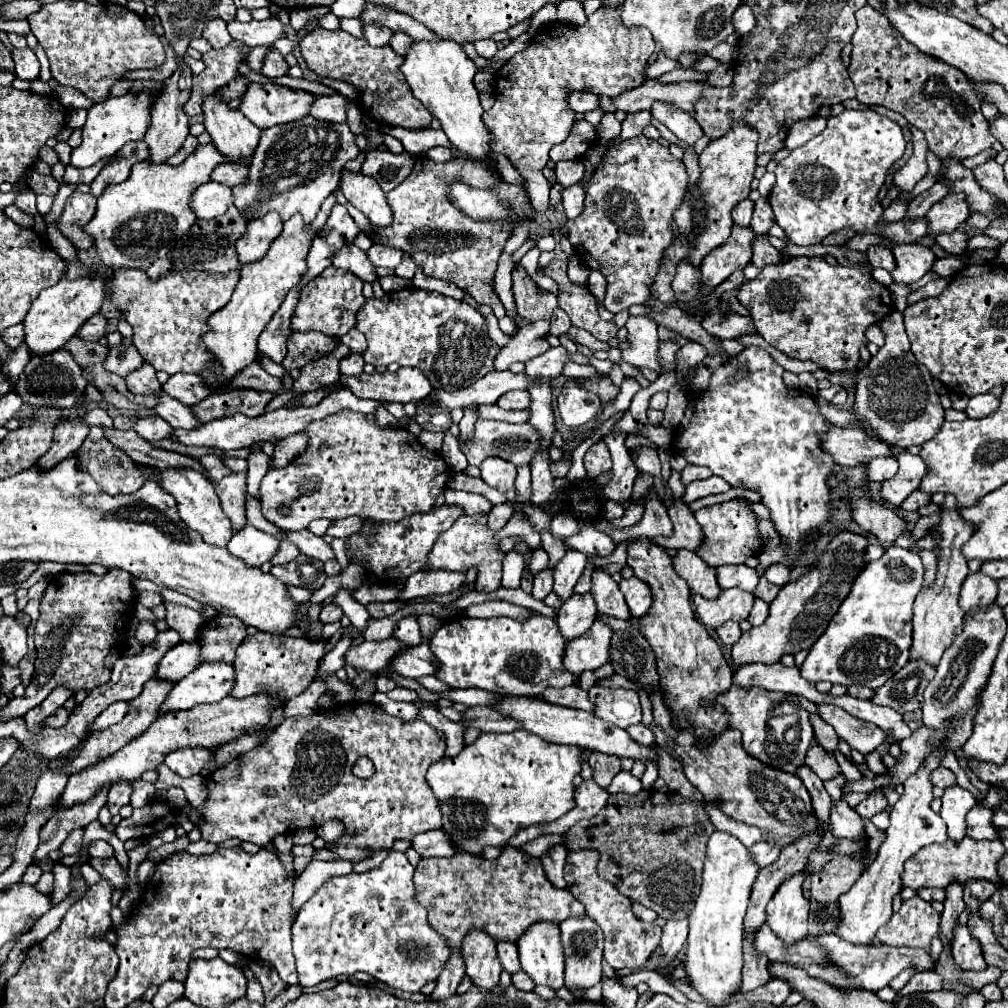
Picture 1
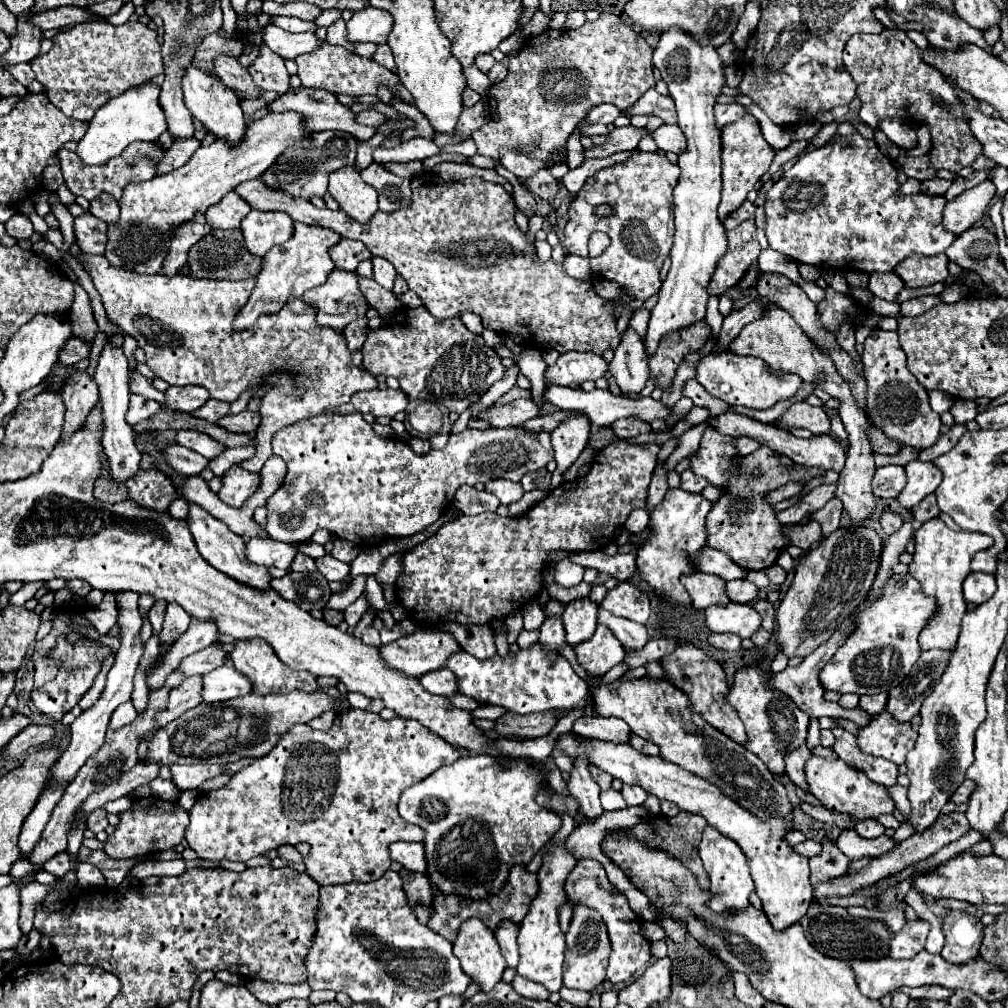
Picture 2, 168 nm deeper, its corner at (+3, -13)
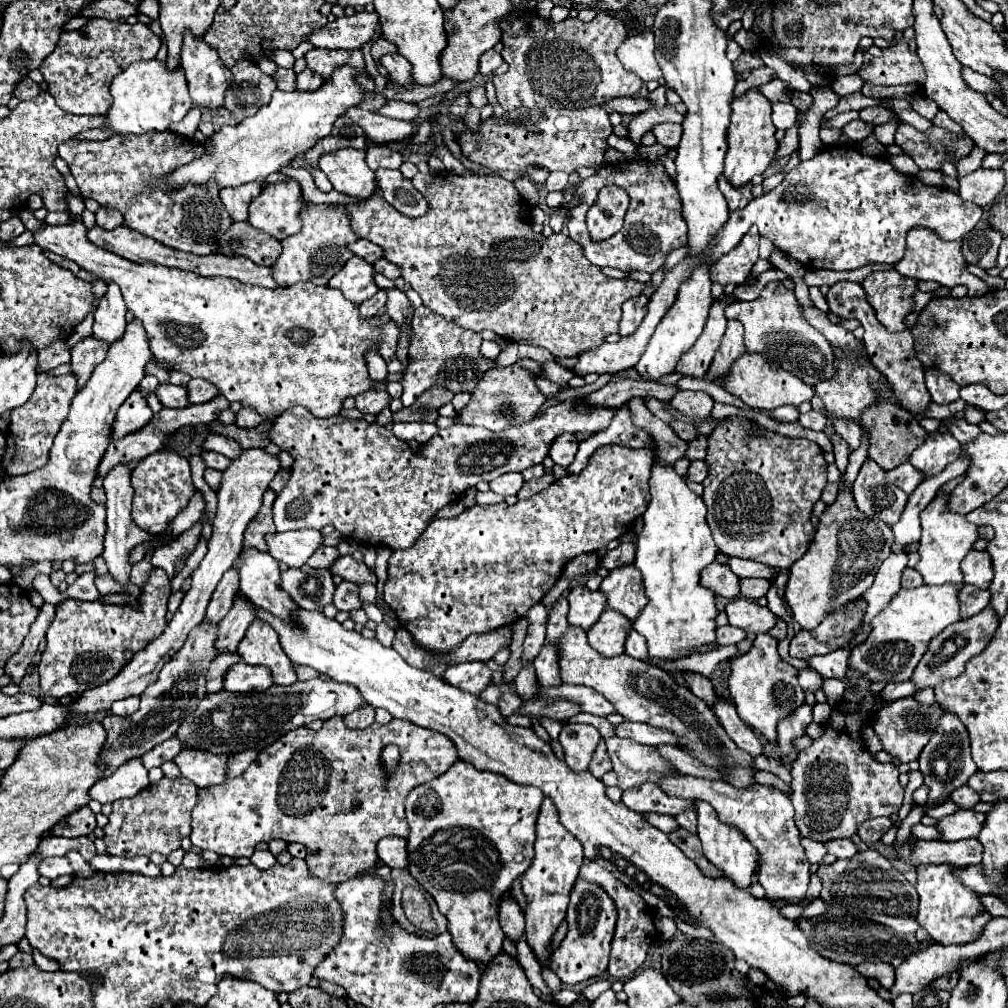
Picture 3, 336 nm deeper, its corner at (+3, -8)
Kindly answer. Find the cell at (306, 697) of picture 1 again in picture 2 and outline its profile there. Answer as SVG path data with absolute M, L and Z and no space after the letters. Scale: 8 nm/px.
M195 764L195 766L179 766L171 768L173 782L179 790L195 790L201 782L215 778L221 774L219 766L213 764Z

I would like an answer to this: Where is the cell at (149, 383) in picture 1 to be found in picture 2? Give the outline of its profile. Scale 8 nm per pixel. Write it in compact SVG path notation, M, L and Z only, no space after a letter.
M131 394L131 406L127 410L125 420L129 426L135 426L143 420L149 420L159 408L161 408L161 404L155 404L155 402L151 402L139 394Z

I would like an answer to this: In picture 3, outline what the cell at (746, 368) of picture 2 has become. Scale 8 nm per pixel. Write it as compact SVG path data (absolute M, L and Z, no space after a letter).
M745 353L741 355L725 375L713 379L719 387L723 387L725 391L729 391L731 395L739 397L745 405L749 407L759 407L759 409L773 409L773 407L781 407L785 403L793 403L799 405L803 401L811 401L811 397L815 395L815 389L805 385L795 373L781 369L777 363L769 363L767 359L763 359L761 353Z

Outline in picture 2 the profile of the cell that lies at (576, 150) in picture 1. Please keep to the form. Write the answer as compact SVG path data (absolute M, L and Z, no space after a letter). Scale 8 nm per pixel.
M631 124L625 126L625 128L615 128L615 130L609 134L605 146L603 146L603 148L595 146L593 150L587 150L587 152L585 152L585 158L607 158L607 156L611 156L611 154L615 154L615 152L635 150L637 144L639 144L639 140L641 140L643 136L647 136L647 134L649 134L647 128L635 128L635 126L631 126Z

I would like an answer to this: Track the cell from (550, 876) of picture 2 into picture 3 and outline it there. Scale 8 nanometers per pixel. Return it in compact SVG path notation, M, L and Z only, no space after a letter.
M551 799L543 801L539 819L537 819L537 841L535 841L535 859L525 871L521 885L527 899L525 909L525 937L529 947L533 949L535 957L543 967L549 967L549 959L553 955L551 939L559 927L559 923L565 919L565 911L569 905L569 893L573 883L577 881L579 867L583 863L583 847L577 841L577 837L567 831L557 815L557 809L553 807Z

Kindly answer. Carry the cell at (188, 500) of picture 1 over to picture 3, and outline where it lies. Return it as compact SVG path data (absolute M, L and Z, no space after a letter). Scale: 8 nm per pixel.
M243 547L233 567L239 573L239 589L257 607L289 619L297 605L285 595L279 581L279 563L265 551Z

